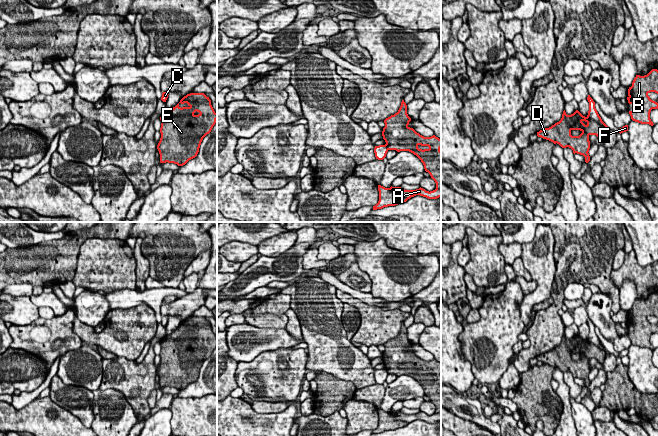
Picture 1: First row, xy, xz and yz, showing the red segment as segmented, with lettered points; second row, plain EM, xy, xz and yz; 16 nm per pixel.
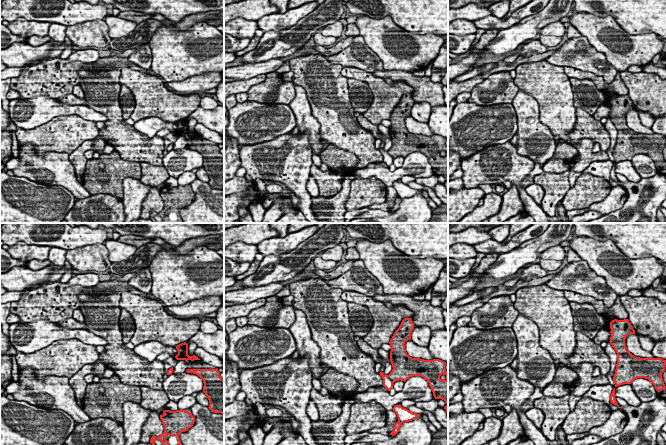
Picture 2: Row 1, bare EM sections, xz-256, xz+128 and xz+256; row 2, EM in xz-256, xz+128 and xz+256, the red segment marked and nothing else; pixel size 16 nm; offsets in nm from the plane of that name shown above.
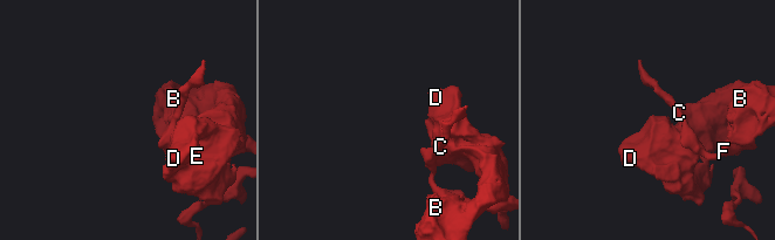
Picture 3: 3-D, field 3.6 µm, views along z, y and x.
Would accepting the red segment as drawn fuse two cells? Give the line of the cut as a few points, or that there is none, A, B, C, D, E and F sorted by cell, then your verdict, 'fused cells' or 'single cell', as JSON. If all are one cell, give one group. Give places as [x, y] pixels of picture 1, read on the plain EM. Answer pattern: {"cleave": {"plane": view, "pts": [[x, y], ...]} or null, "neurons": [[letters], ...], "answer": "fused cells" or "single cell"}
{"cleave": {"plane": "xz", "pts": [[389, 412], [395, 419], [404, 420], [407, 423]]}, "neurons": [["A", "C", "F"], ["B", "D", "E"]], "answer": "fused cells"}

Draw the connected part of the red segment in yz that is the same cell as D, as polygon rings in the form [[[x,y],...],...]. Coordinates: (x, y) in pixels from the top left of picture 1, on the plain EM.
[[[578,334],[573,338],[567,339],[563,335],[562,342],[549,352],[537,356],[537,360],[549,364],[554,368],[559,368],[562,372],[569,371],[573,377],[583,379],[585,386],[590,385],[590,359],[596,359],[603,363],[605,352],[598,346],[583,340]]]

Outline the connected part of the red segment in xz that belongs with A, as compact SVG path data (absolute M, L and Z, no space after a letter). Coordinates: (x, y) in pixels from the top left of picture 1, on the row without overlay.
M390 411L391 415L393 416L393 418L395 420L401 420L401 421L405 421L407 423L410 423L411 421L414 421L416 419L420 419L423 421L426 421L428 423L437 423L439 421L441 421L441 413L435 413L433 415L426 415L423 412L419 412L416 414L405 414L402 413L401 411Z

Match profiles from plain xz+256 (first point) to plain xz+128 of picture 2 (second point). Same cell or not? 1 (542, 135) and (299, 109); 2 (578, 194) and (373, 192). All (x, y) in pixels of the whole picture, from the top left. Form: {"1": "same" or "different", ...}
{"1": "same", "2": "same"}

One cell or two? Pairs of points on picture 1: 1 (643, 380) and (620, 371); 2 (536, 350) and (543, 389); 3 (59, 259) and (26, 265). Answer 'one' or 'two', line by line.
1: two
2: two
3: one

